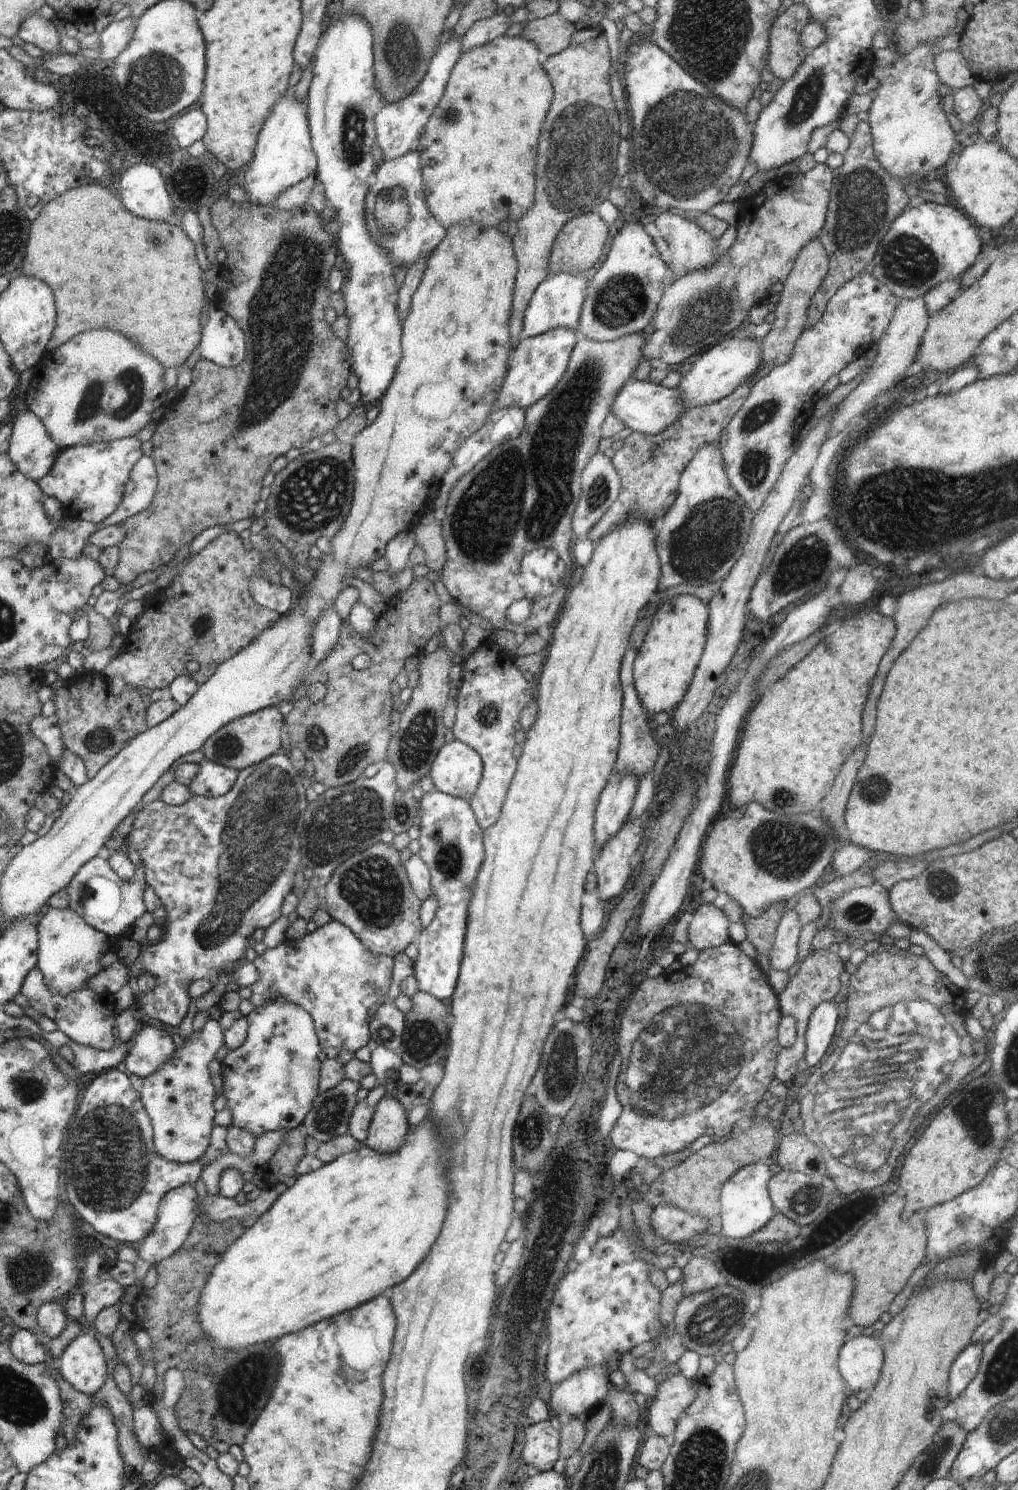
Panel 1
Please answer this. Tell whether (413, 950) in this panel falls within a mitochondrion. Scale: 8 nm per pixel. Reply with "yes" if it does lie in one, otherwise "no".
no

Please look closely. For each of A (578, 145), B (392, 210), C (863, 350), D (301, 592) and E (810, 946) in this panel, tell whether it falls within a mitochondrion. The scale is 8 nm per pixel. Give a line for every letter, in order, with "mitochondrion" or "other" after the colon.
A: mitochondrion
B: mitochondrion
C: other
D: other
E: other

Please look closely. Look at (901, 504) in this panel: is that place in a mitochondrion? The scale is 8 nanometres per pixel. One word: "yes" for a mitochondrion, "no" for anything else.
yes

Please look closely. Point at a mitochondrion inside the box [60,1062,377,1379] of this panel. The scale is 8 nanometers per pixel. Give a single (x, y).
(110, 1182)

